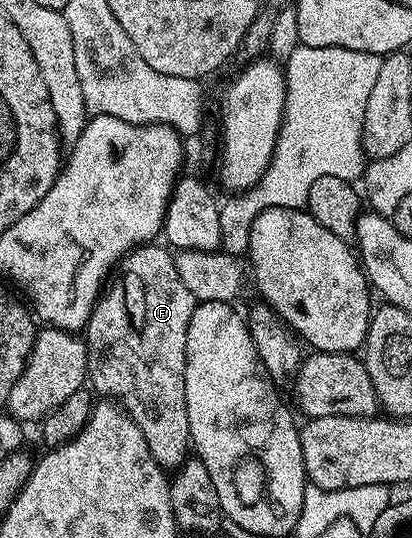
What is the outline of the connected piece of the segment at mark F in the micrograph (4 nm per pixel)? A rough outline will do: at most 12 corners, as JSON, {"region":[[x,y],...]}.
{"region":[[157,242],[125,255],[83,339],[159,467],[191,452],[199,302]]}

